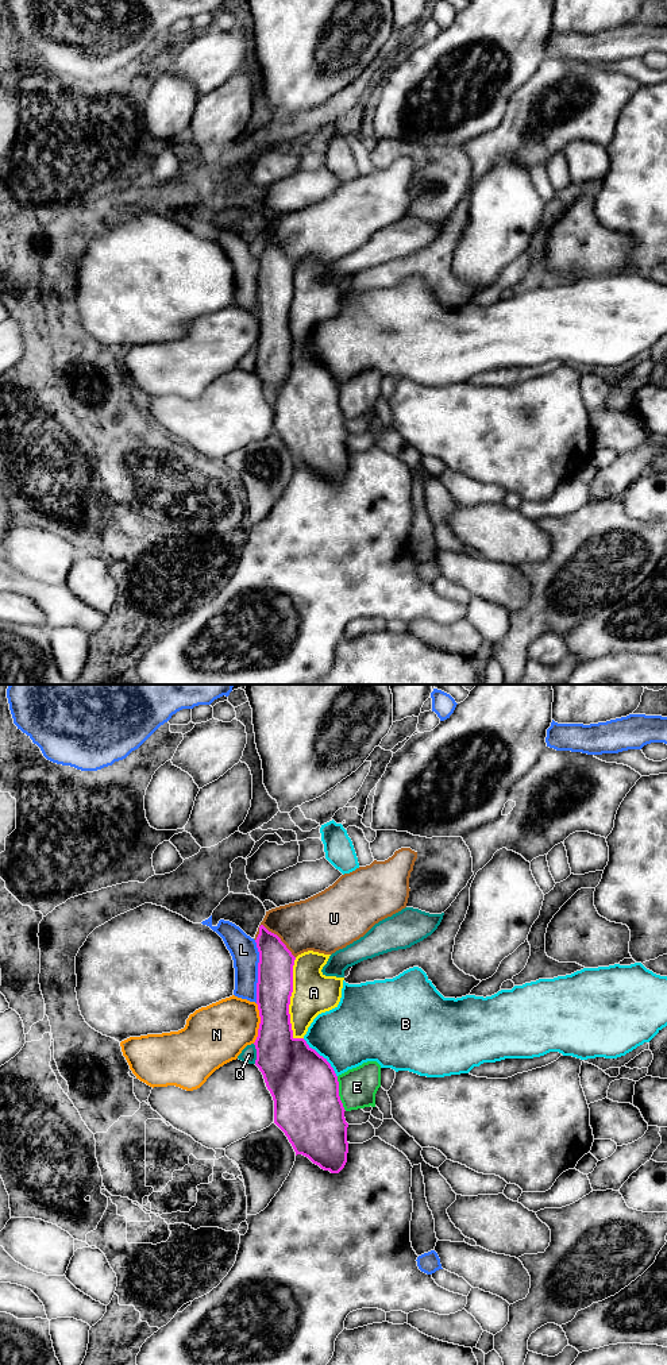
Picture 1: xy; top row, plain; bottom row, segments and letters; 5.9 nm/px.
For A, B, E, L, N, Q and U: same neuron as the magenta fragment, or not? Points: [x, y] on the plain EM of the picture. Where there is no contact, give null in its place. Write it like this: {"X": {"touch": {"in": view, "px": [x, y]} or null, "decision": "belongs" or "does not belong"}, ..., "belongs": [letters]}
{"A": {"touch": {"in": "xy", "px": [289, 311]}, "decision": "belongs"}, "B": {"touch": {"in": "xy", "px": [323, 366]}, "decision": "does not belong"}, "E": {"touch": {"in": "xy", "px": [338, 403]}, "decision": "does not belong"}, "L": {"touch": {"in": "xy", "px": [258, 280]}, "decision": "does not belong"}, "N": {"touch": {"in": "xy", "px": [259, 332]}, "decision": "does not belong"}, "Q": {"touch": {"in": "xy", "px": [257, 362]}, "decision": "does not belong"}, "U": {"touch": {"in": "xy", "px": [280, 247]}, "decision": "does not belong"}, "belongs": ["A"]}

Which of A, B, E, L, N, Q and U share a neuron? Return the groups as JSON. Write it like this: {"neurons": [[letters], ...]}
{"neurons": [["A"], ["B"], ["E"], ["L"], ["N"], ["Q"], ["U"]]}

